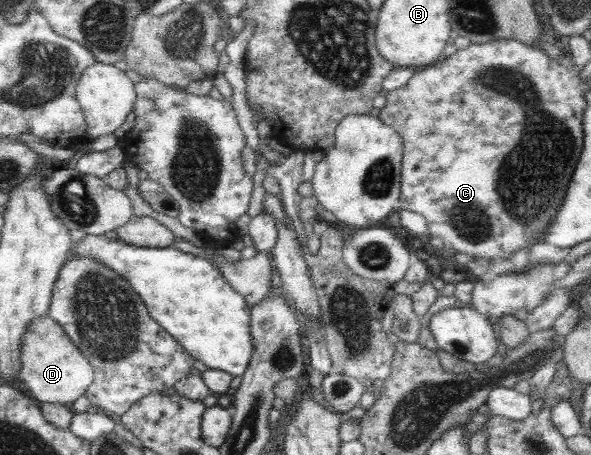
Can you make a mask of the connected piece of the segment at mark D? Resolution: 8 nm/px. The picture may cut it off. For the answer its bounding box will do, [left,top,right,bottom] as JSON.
[21,313,95,405]

